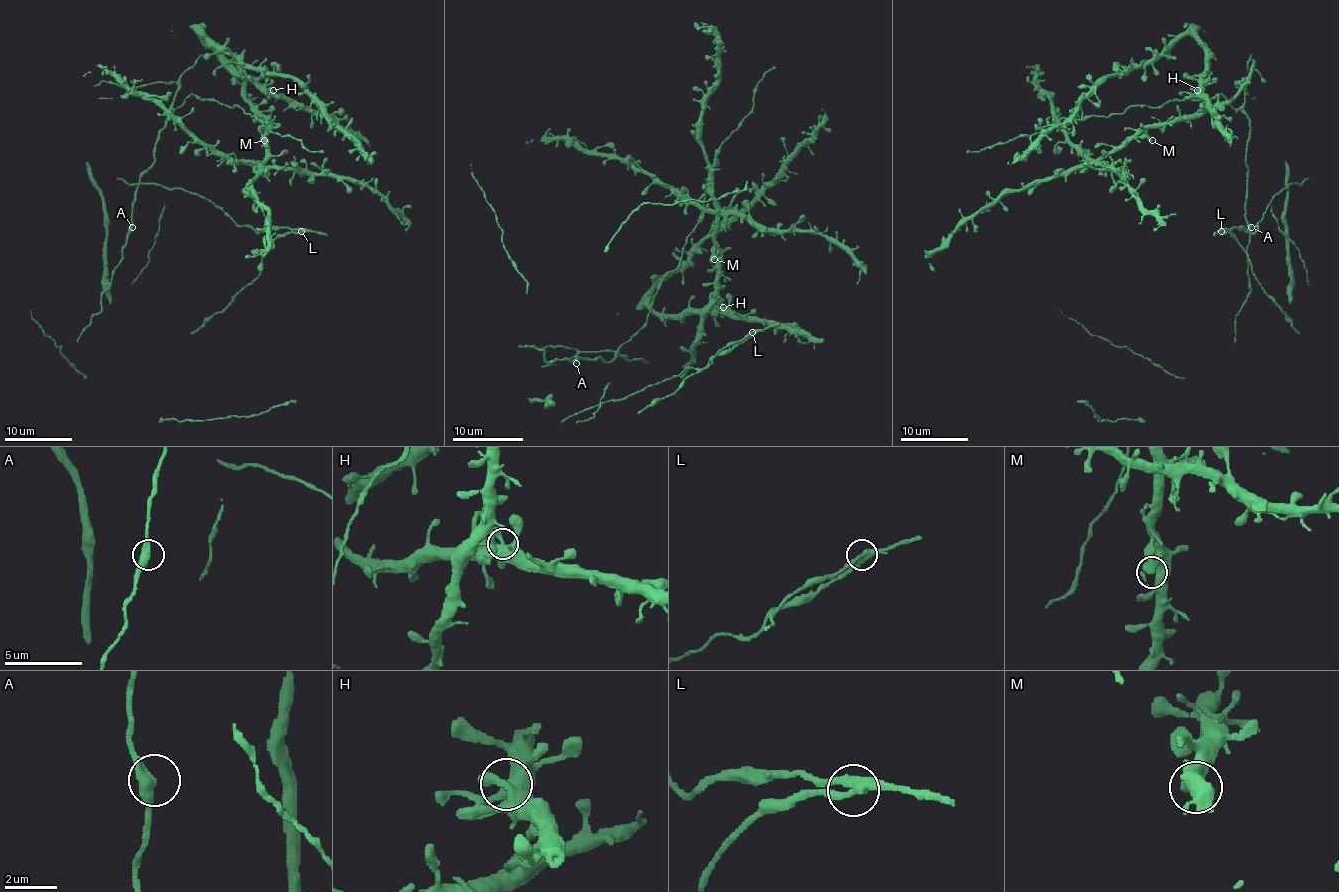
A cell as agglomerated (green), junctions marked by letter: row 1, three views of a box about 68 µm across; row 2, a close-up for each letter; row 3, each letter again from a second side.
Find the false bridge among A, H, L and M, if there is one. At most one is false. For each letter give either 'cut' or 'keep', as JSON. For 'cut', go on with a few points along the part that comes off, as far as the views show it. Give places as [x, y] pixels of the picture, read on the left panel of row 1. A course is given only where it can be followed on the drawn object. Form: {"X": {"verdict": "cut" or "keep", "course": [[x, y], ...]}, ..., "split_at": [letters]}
{"A": {"verdict": "keep"}, "H": {"verdict": "keep"}, "L": {"verdict": "cut", "course": [[301, 232], [286, 228], [256, 232], [251, 227], [239, 227], [222, 210], [179, 188], [130, 184], [117, 178]]}, "M": {"verdict": "keep"}, "split_at": ["L"]}

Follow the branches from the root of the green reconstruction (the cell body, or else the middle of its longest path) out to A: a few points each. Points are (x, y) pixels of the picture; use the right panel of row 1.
A: (1219, 95), (1246, 117), (1250, 127), (1245, 220), (1251, 227)

